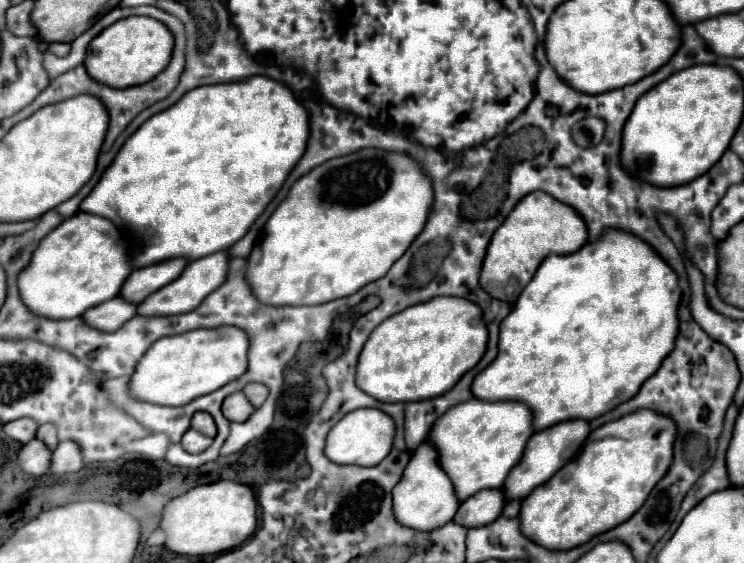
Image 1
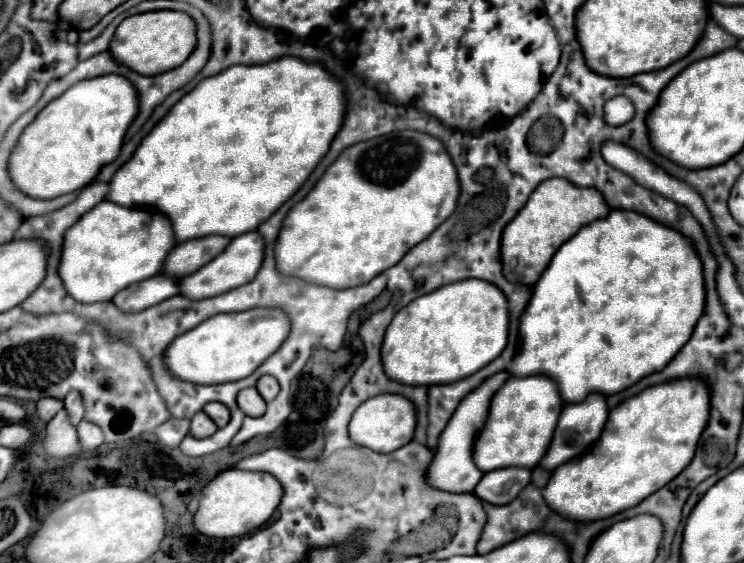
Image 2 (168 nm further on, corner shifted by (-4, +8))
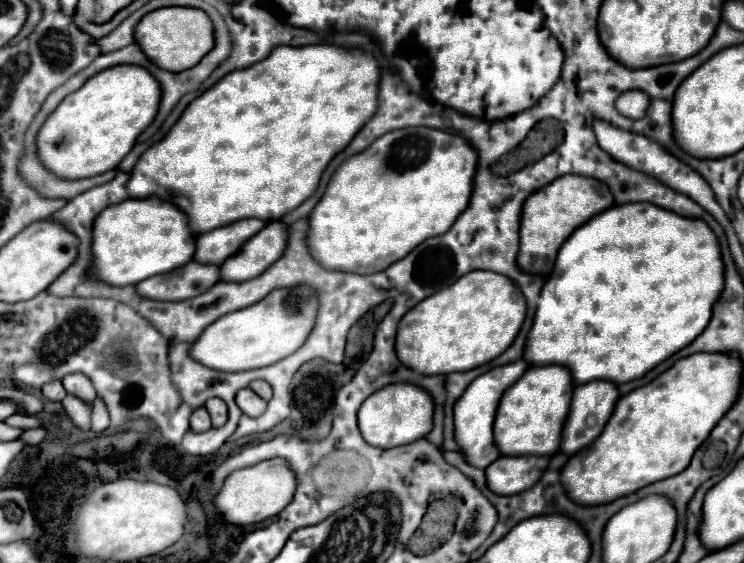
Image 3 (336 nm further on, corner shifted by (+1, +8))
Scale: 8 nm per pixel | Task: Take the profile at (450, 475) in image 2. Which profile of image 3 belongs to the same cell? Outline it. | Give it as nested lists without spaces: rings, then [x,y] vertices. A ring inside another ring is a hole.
[[[523,358],[515,360],[511,364],[505,364],[505,366],[495,366],[489,372],[481,374],[477,380],[473,380],[473,384],[469,384],[465,394],[457,400],[457,404],[455,404],[455,440],[461,448],[461,454],[467,458],[469,464],[473,464],[477,468],[487,468],[493,460],[497,460],[501,456],[501,452],[493,440],[495,412],[497,412],[503,392],[511,384],[515,384],[527,368],[529,368],[529,364],[525,364]]]

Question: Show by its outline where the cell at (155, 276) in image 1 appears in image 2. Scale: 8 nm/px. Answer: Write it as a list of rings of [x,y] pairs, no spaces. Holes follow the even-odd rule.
[[[206,236],[206,238],[176,244],[164,260],[162,274],[184,278],[196,272],[198,268],[202,268],[204,264],[208,264],[214,256],[218,256],[228,242],[230,238],[226,236]]]

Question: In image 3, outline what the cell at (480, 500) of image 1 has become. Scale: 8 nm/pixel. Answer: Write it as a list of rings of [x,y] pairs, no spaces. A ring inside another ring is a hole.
[[[499,456],[489,464],[487,484],[495,494],[509,496],[531,488],[547,470],[551,456]]]

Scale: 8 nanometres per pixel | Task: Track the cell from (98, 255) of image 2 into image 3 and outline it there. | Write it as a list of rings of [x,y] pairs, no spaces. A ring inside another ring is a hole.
[[[149,196],[141,200],[129,198],[121,204],[109,206],[97,216],[93,226],[93,256],[95,256],[93,276],[113,286],[129,286],[149,276],[171,272],[173,268],[179,268],[181,264],[193,260],[193,254],[195,254],[195,234],[189,228],[187,214],[181,212],[181,208],[177,208],[175,204],[161,200],[159,196]]]

